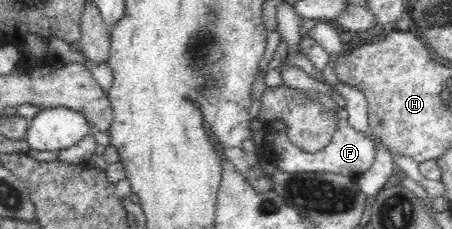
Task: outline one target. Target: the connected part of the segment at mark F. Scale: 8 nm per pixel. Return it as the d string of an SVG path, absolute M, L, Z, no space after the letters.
M339 107L337 111L338 127L327 147L315 152L307 153L305 150L299 150L288 139L286 123L284 121L269 122L266 125L267 139L265 139L265 148L271 155L271 161L275 161L276 168L285 170L285 172L319 172L319 173L339 173L356 179L362 173L365 173L373 165L376 145L374 141L357 133L349 123L347 123L347 111Z

